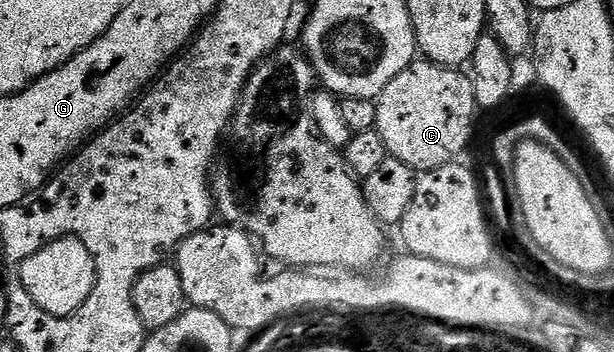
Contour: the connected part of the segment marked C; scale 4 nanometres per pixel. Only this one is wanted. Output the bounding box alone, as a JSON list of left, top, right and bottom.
[376,59,479,174]

